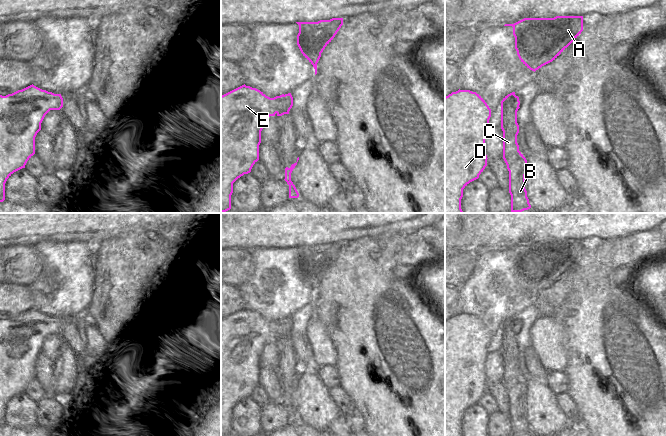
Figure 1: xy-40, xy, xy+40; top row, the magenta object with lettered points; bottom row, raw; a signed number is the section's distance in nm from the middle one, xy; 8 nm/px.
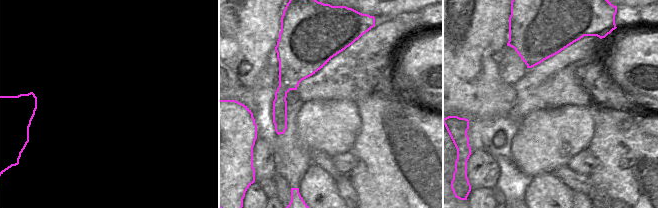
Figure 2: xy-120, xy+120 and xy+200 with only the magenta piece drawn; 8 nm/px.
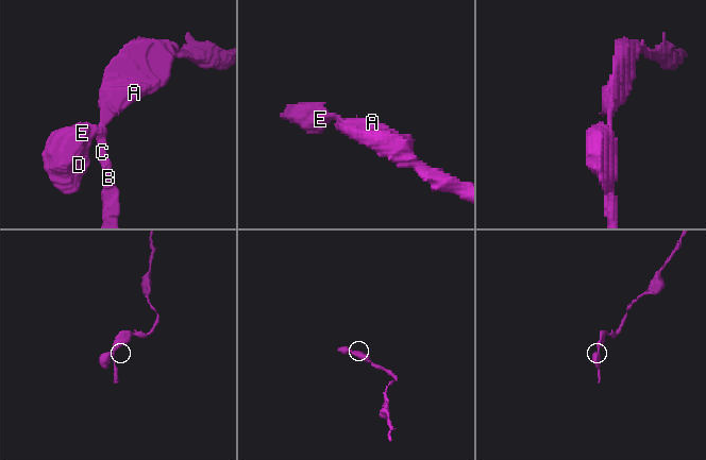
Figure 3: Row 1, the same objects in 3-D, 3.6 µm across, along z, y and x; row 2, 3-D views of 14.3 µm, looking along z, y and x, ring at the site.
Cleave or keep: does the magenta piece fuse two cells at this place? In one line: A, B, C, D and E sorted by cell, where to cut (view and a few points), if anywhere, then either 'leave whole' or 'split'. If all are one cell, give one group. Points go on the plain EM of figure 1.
groups A B C / D E; cut xy (284, 319), (281, 323), (282, 330), (275, 336); split

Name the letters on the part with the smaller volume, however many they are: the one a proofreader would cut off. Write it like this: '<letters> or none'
D, E

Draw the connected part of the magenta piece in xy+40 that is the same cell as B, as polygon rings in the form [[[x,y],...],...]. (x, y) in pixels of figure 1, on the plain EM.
[[[512,316],[501,325],[501,353],[503,355],[503,383],[509,395],[509,417],[511,436],[522,436],[531,432],[525,413],[527,384],[519,375],[517,359],[517,335],[520,332],[519,321]]]

